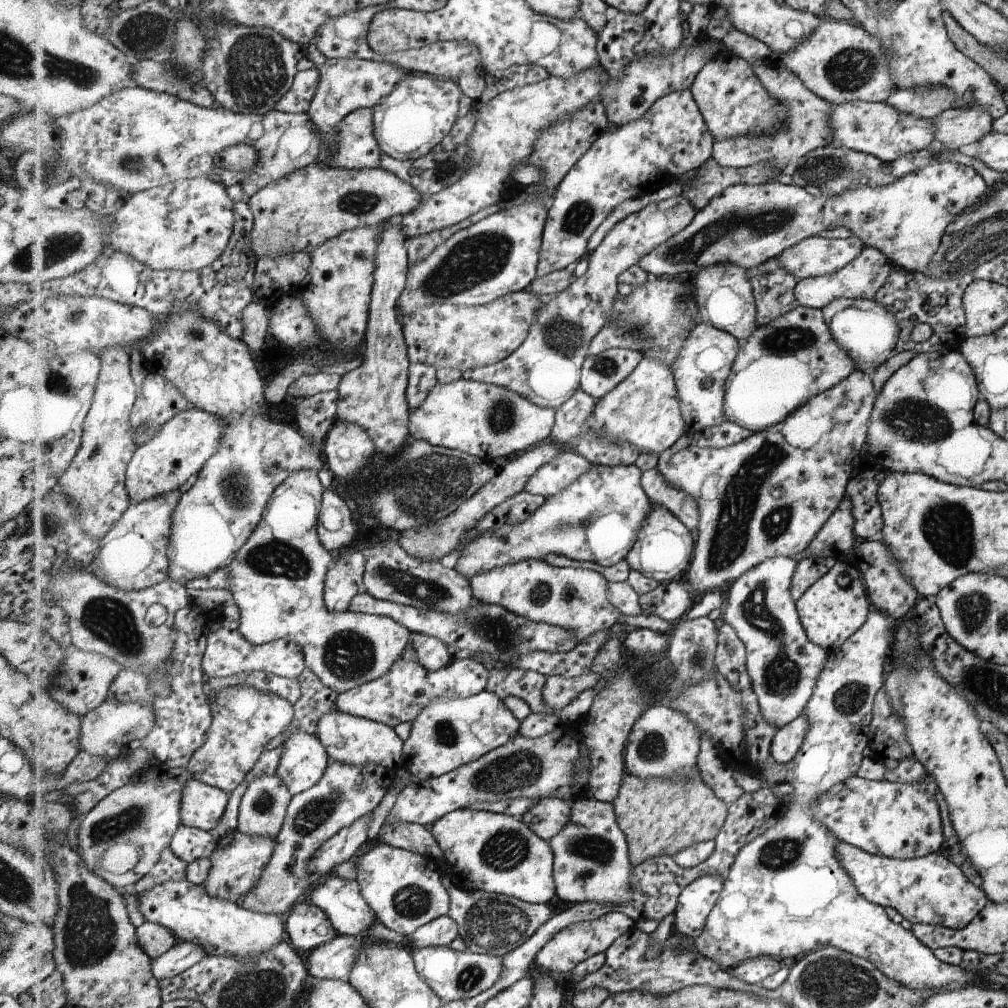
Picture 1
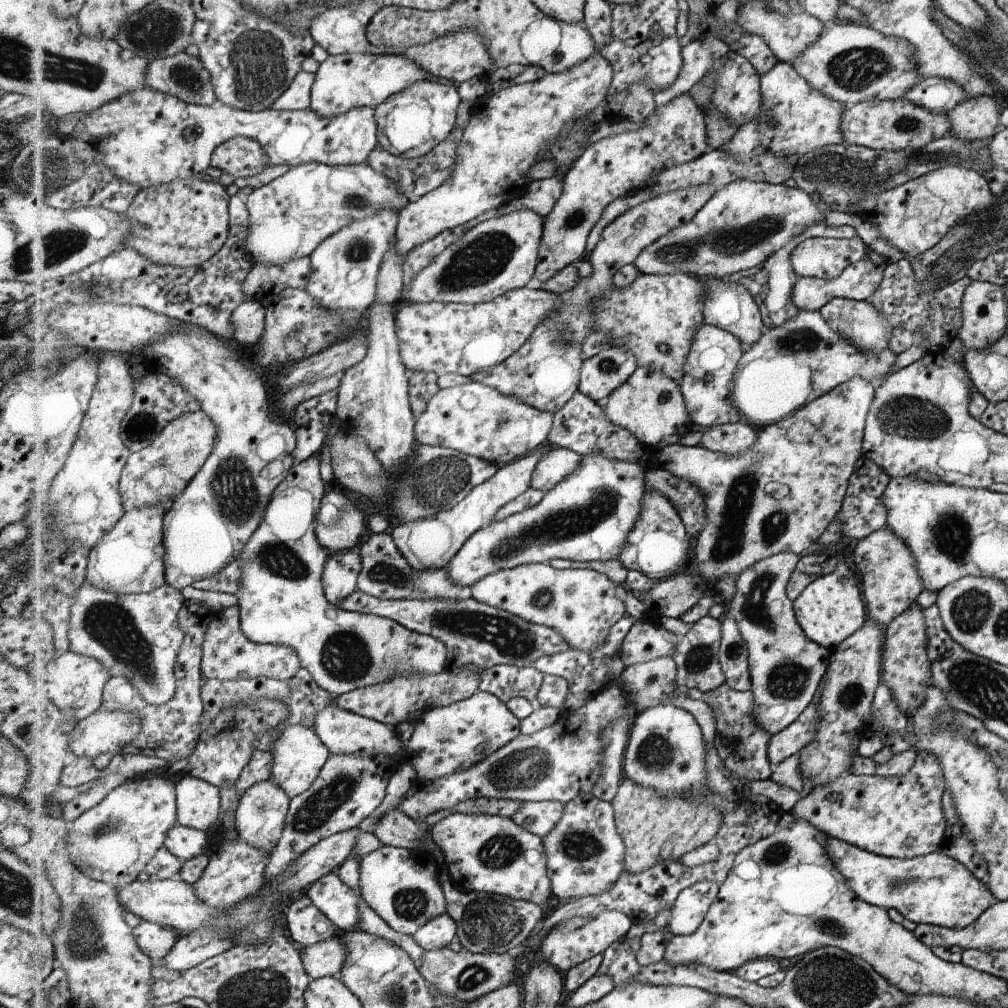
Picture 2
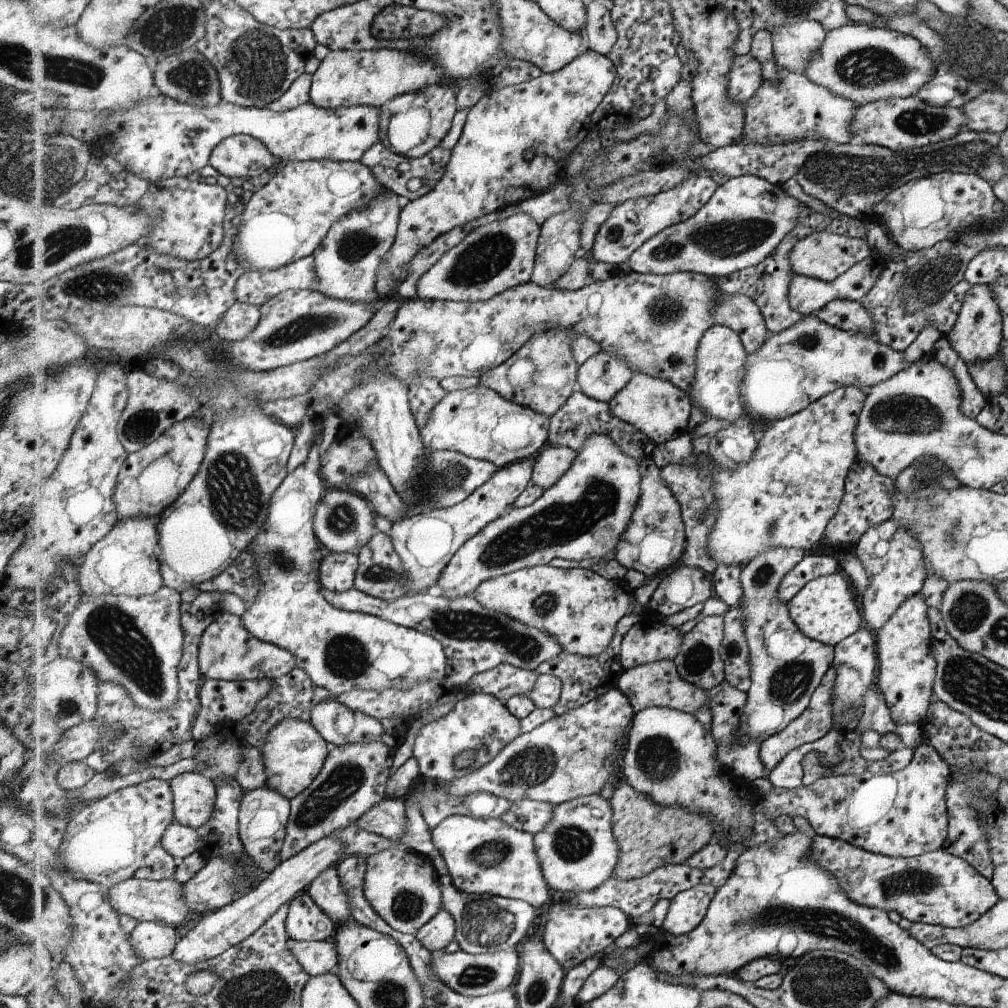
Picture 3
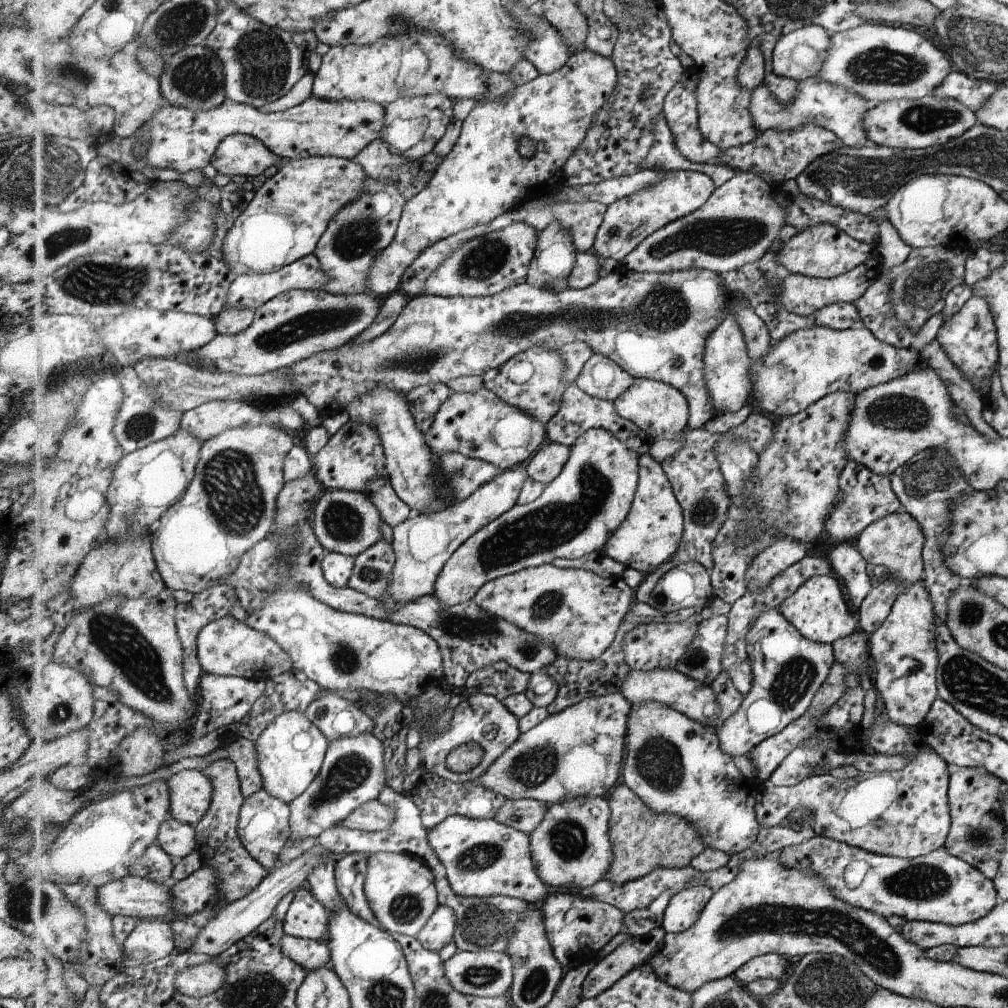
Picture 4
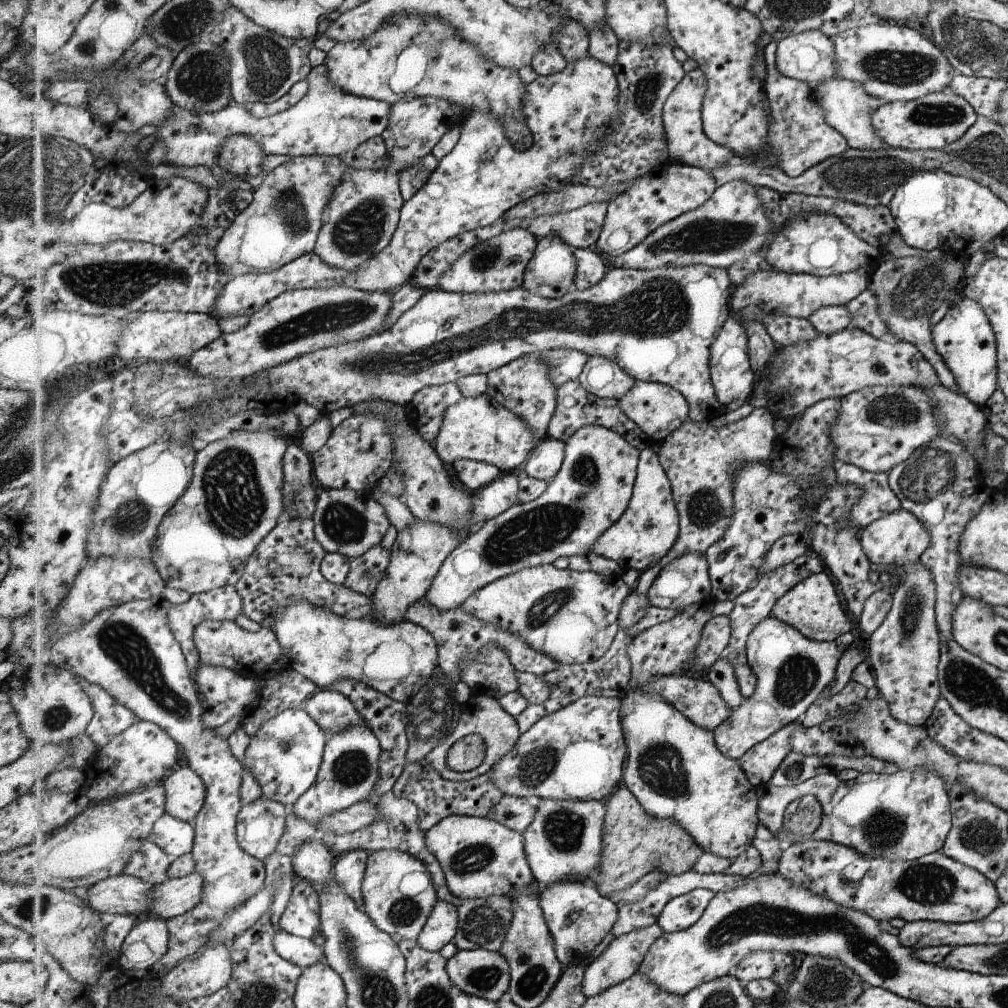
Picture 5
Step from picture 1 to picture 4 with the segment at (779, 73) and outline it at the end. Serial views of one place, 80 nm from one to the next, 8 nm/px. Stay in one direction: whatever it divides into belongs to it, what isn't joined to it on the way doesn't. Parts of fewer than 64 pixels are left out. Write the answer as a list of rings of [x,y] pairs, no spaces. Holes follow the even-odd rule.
[[[811,77],[810,79],[799,81],[800,88],[798,97],[789,104],[779,102],[776,96],[765,84],[757,87],[752,92],[752,115],[756,127],[763,134],[766,130],[791,130],[808,122],[817,123],[824,126],[828,131],[833,131],[849,147],[861,147],[863,140],[867,138],[864,129],[864,120],[869,109],[877,106],[869,99],[863,98],[859,93],[852,91],[843,85],[836,85],[821,77]]]

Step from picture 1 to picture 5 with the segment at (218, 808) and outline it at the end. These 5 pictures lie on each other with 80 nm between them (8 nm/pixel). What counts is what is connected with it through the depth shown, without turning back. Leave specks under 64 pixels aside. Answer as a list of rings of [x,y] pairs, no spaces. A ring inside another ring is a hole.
[[[182,763],[163,783],[166,812],[193,825],[208,796],[208,788],[201,775],[189,764]]]

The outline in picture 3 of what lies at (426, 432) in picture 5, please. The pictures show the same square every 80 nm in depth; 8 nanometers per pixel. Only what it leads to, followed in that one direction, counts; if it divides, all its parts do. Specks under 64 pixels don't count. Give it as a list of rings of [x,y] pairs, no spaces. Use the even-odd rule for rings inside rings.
[[[438,378],[415,379],[410,386],[409,400],[413,414],[416,415],[417,424],[422,429],[433,409],[447,396],[448,390]]]

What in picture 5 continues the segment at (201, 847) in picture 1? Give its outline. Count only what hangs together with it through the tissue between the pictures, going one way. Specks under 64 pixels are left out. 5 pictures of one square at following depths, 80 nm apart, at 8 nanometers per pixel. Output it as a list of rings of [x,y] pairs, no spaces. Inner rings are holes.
[[[165,812],[157,819],[151,839],[167,854],[180,857],[192,852],[195,835],[194,825]]]

